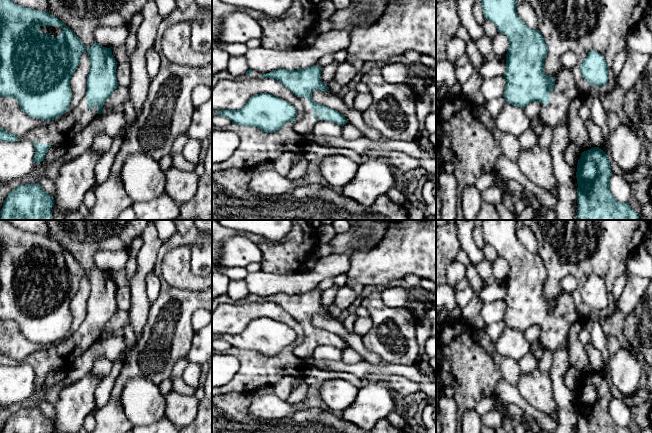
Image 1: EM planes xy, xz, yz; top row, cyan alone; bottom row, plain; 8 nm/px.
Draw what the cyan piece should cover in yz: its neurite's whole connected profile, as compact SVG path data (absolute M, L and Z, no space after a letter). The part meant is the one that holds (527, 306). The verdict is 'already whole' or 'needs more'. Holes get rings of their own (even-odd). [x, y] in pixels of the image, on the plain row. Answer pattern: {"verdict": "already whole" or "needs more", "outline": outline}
{"verdict": "needs more", "outline": "M482 220L480 225L485 242L492 245L498 256L505 258L509 263L506 294L503 299L507 308L503 321L508 328L523 333L531 326L539 326L543 349L554 353L565 347L570 329L579 320L579 315L570 293L565 292L555 301L545 298L543 289L548 276L547 268L539 254L531 253L519 242L516 223L517 220Z"}

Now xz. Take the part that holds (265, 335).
{"verdict": "needs more", "outline": "M313 289L304 293L288 294L277 293L269 297L260 297L256 294L249 293L246 298L241 300L233 300L227 294L212 299L212 313L215 309L223 303L230 303L234 305L243 305L252 302L272 302L281 306L286 312L288 312L295 320L298 321L300 326L304 330L304 340L301 344L296 345L297 339L296 332L286 327L283 323L278 322L269 317L260 317L253 319L245 330L237 334L212 334L212 341L215 339L225 340L232 345L232 348L248 351L257 351L261 355L266 357L272 357L278 355L283 349L292 346L293 354L299 359L307 359L313 357L314 351L321 345L329 345L338 349L344 350L347 347L346 342L338 335L326 331L322 328L315 327L312 323L312 316L314 314L328 315L329 311L325 309L321 304L322 293L316 289Z"}

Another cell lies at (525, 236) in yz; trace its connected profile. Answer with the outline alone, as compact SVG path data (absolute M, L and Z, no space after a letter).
M527 227L517 228L516 236L521 244L533 254L539 254L539 244L533 232Z

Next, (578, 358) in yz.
M582 322L574 324L570 329L568 337L569 364L578 372L581 372L590 363L586 347L579 340L579 331L581 328Z

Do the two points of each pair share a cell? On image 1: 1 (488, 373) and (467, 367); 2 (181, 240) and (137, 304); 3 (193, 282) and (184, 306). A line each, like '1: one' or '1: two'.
1: one
2: two
3: two

